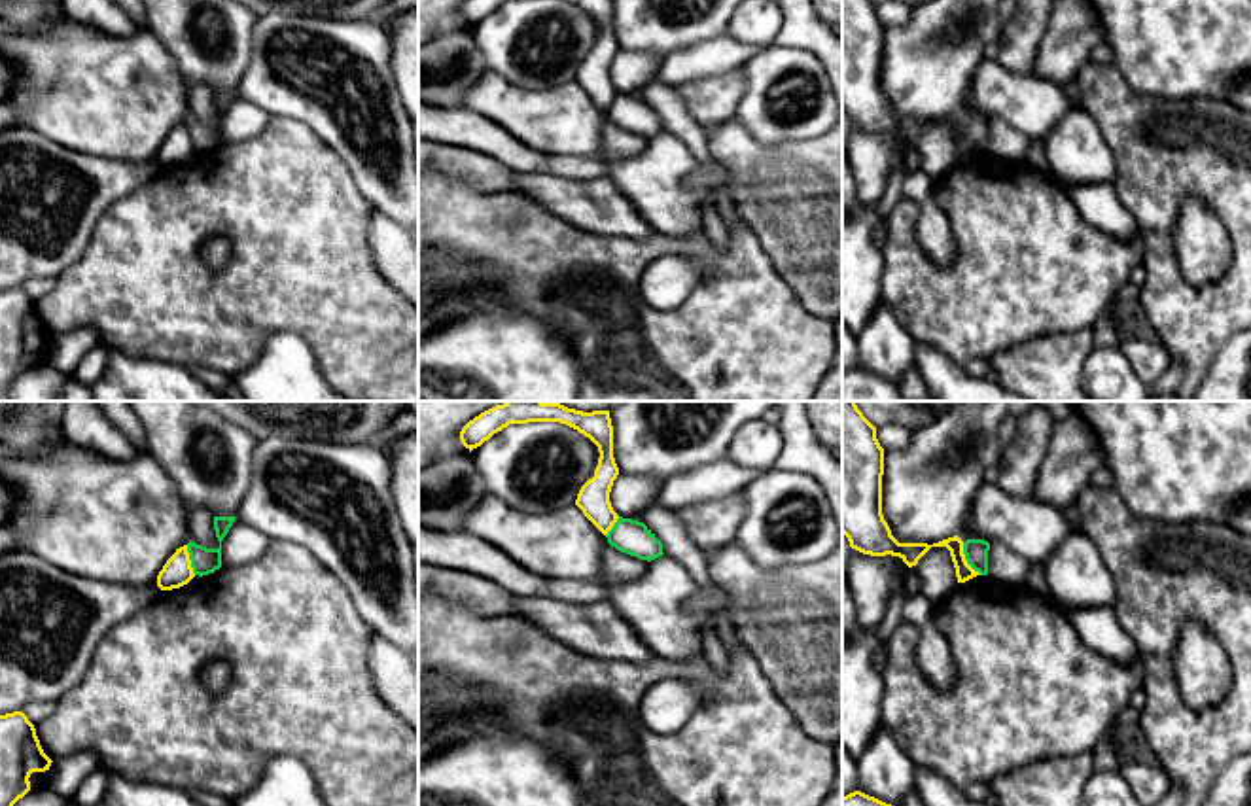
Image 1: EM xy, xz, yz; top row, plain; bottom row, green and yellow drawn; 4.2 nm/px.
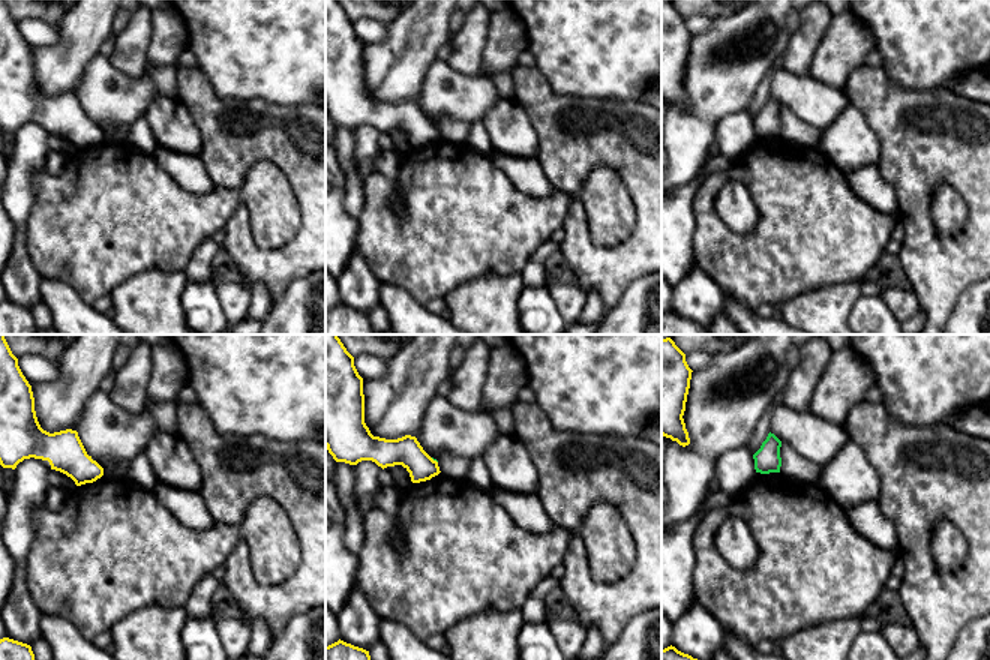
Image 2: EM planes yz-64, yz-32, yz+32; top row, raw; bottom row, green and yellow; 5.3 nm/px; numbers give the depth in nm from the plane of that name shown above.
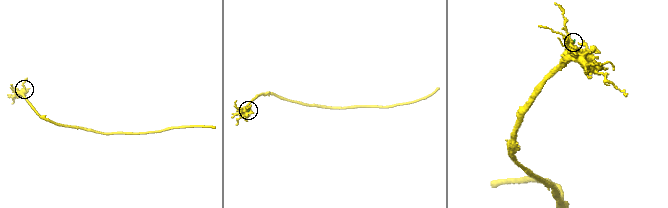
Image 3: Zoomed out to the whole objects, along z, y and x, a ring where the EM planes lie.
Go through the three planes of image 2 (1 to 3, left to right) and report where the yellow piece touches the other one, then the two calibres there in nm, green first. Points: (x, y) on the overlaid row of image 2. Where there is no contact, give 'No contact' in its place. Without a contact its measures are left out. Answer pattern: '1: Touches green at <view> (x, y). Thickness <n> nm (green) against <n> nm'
1: No contact
2: Touches green at yz-32 (434, 459). Thickness 20 nm (green) against 160 nm
3: No contact

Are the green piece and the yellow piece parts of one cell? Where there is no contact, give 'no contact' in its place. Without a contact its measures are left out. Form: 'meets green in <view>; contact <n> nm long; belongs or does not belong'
meets green in yz; contact 160 nm long; does not belong

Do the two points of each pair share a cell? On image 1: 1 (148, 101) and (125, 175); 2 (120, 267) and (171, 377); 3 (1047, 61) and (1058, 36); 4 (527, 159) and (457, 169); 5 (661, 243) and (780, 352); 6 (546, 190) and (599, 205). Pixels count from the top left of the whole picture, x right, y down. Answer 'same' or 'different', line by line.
1: different
2: different
3: same
4: different
5: same
6: same

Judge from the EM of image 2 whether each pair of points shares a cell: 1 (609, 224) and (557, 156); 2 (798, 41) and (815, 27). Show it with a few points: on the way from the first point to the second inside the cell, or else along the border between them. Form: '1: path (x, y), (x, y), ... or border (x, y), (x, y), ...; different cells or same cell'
1: border (612, 170), (596, 165), (576, 200), (555, 189); different cells
2: path (803, 39), (810, 32); same cell

